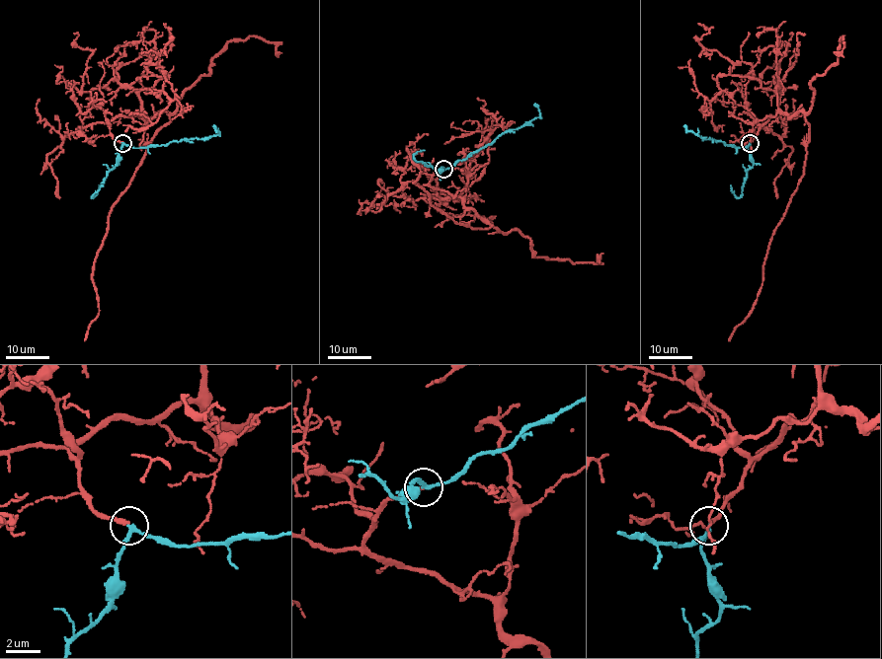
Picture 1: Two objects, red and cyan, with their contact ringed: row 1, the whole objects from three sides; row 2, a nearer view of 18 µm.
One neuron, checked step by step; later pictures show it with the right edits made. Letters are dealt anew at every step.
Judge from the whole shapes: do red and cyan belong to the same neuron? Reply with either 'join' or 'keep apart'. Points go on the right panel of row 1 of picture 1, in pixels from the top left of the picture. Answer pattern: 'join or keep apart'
join

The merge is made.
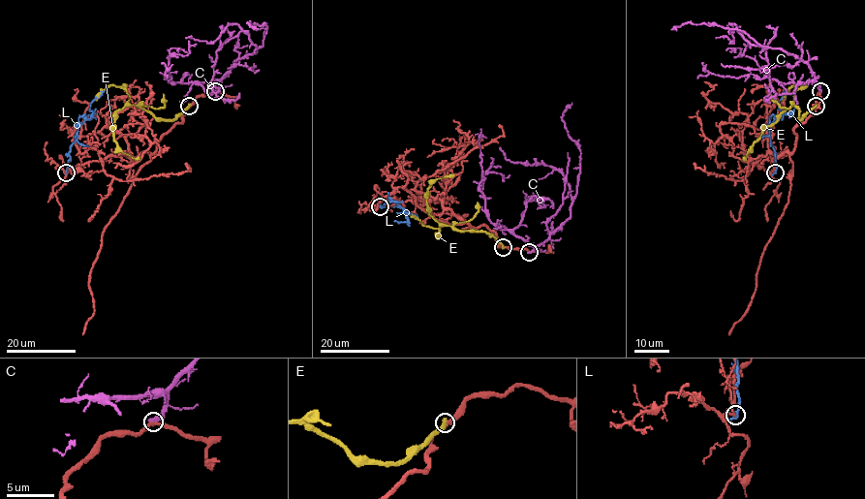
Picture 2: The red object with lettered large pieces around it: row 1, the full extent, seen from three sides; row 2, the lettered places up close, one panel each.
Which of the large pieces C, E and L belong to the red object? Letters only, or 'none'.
none

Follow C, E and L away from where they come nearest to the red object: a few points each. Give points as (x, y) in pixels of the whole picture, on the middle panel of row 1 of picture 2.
C: (529, 253), (570, 216), (571, 196), (569, 183), (563, 174), (551, 166), (512, 162), (505, 158), (500, 147)
E: (503, 246), (484, 231), (456, 230), (439, 223), (430, 214), (427, 188), (438, 178), (454, 175)
L: (380, 206), (391, 201), (406, 216), (404, 210), (417, 217)

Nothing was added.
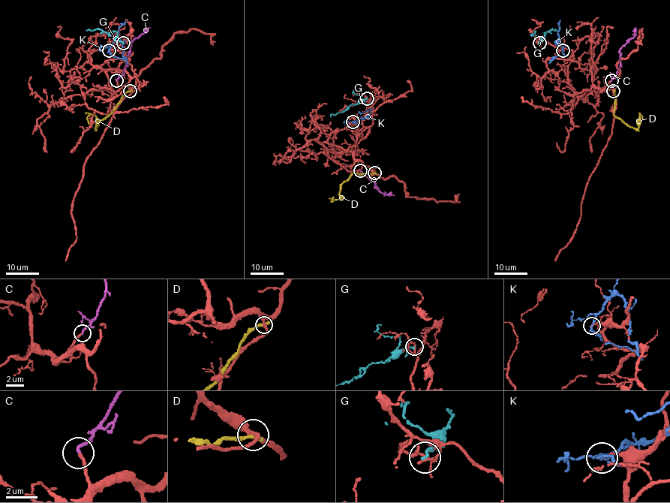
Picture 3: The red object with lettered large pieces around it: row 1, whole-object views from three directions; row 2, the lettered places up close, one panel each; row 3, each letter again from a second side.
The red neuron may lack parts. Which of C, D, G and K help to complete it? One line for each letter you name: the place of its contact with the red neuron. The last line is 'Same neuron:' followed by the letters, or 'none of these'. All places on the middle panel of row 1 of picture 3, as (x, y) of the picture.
C: (360, 170)
Same neuron: C

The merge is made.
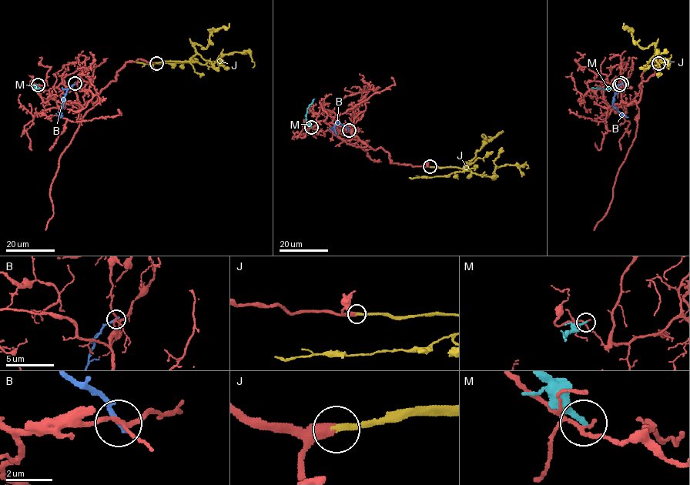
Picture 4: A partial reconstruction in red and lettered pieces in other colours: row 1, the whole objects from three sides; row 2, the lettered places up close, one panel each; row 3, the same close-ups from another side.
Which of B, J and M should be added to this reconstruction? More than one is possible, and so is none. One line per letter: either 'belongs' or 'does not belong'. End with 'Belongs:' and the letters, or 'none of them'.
B: does not belong
J: belongs
M: does not belong
Belongs: J

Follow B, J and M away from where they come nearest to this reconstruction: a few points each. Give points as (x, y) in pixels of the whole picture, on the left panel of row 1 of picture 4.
B: (75, 83), (65, 97), (60, 112), (62, 117)
J: (156, 63), (195, 61), (205, 64), (219, 61), (225, 55), (247, 51), (254, 63), (252, 67)
M: (38, 85), (31, 88), (41, 88)

